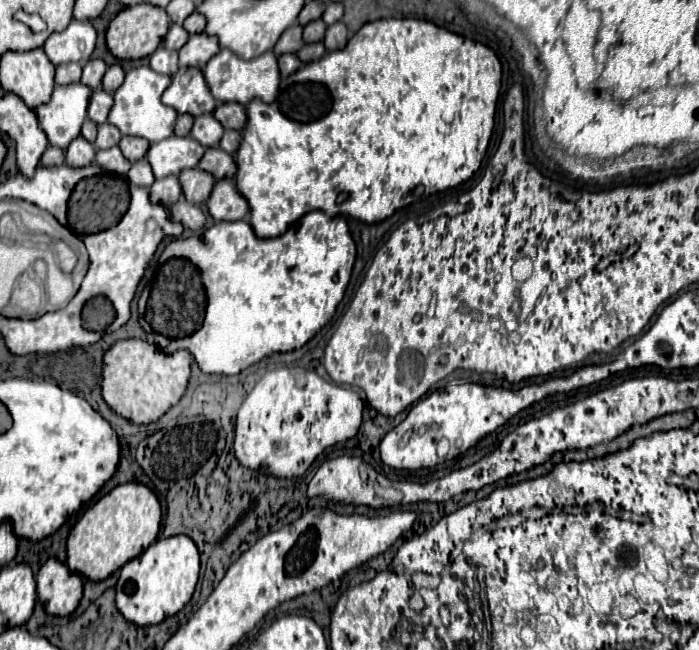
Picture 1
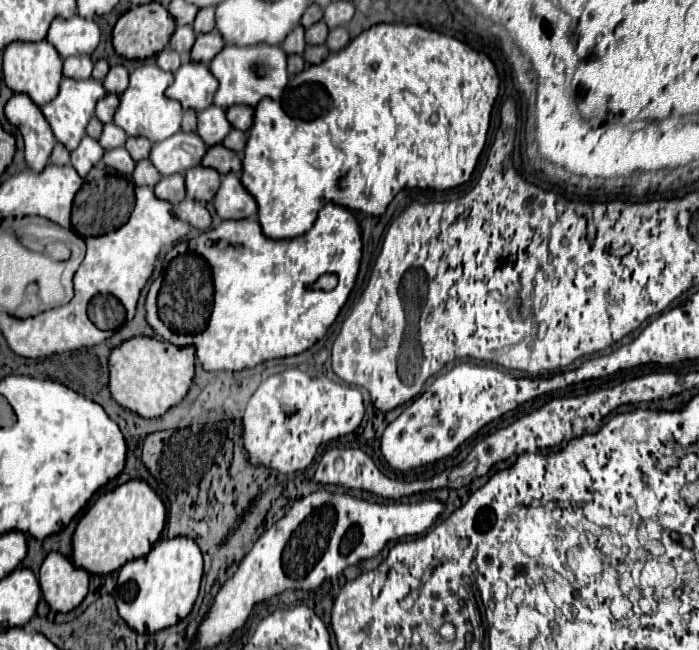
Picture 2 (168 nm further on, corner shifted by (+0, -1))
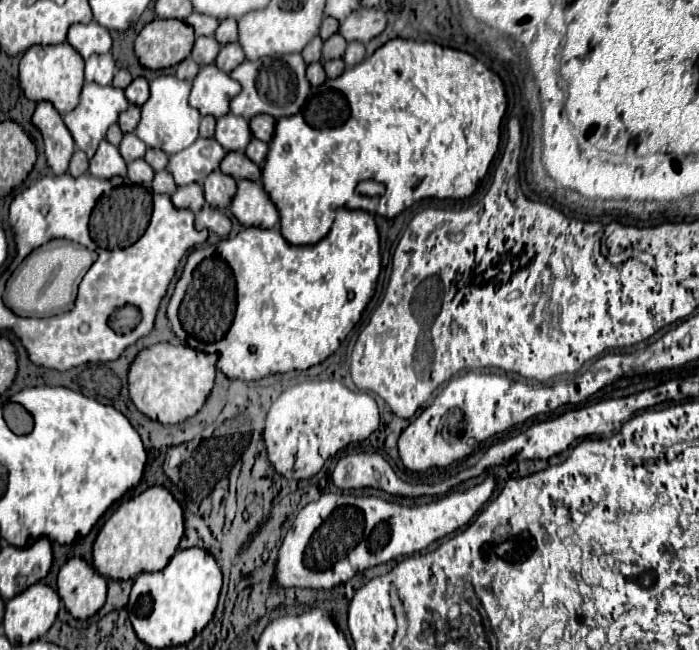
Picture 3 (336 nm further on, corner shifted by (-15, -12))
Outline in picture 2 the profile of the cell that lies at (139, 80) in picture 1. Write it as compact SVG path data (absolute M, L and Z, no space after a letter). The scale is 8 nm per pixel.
M142 65L130 73L130 85L120 95L120 105L114 113L114 123L132 137L146 137L152 143L164 141L180 131L182 121L182 107L178 101L172 101L164 95L166 87L172 85L174 75L162 71L156 65Z

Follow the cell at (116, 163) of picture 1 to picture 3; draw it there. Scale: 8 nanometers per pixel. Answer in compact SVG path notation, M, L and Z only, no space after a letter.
M139 158L139 160L133 160L133 162L127 166L127 176L129 176L135 184L151 184L155 172L153 172L153 168L151 168L143 158Z

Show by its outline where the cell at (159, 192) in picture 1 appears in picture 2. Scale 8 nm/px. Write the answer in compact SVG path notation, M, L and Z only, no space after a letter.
M170 175L170 177L162 177L156 187L154 187L154 193L158 199L164 199L164 201L170 201L172 205L178 205L184 195L186 195L186 189L184 189L184 177L182 175Z

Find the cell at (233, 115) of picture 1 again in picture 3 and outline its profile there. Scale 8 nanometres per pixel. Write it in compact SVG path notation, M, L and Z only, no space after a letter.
M259 114L255 118L251 118L251 132L257 140L263 140L263 142L269 142L273 138L273 132L275 132L275 118L273 116L267 116L267 114Z

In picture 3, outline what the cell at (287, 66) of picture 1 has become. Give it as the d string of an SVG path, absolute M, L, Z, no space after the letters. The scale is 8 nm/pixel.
M315 62L315 64L309 64L307 66L307 80L311 82L311 86L319 86L323 84L325 80L325 72L323 72L323 64L321 62Z

